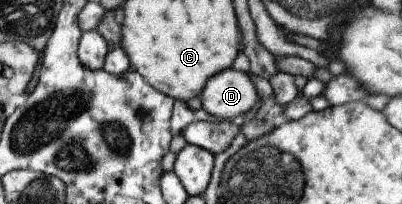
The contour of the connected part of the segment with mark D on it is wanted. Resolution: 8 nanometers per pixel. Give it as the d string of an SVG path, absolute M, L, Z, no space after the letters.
M233 68L206 80L198 97L202 109L219 120L241 121L243 115L258 103L249 75Z

